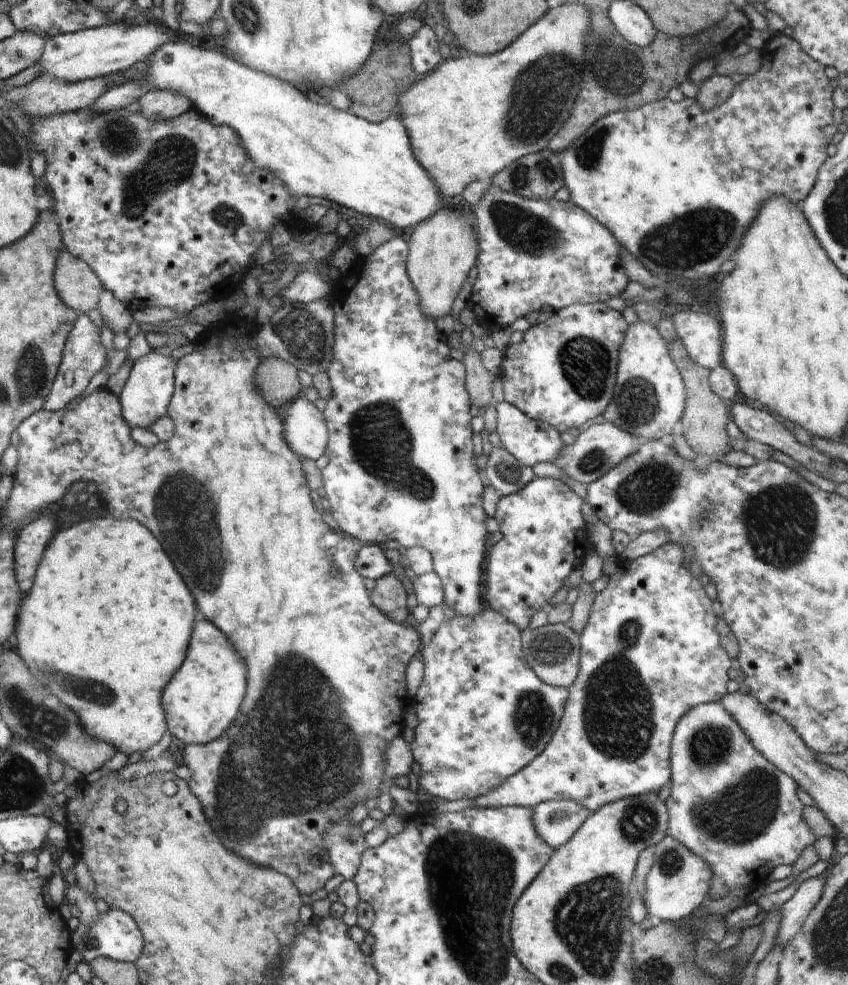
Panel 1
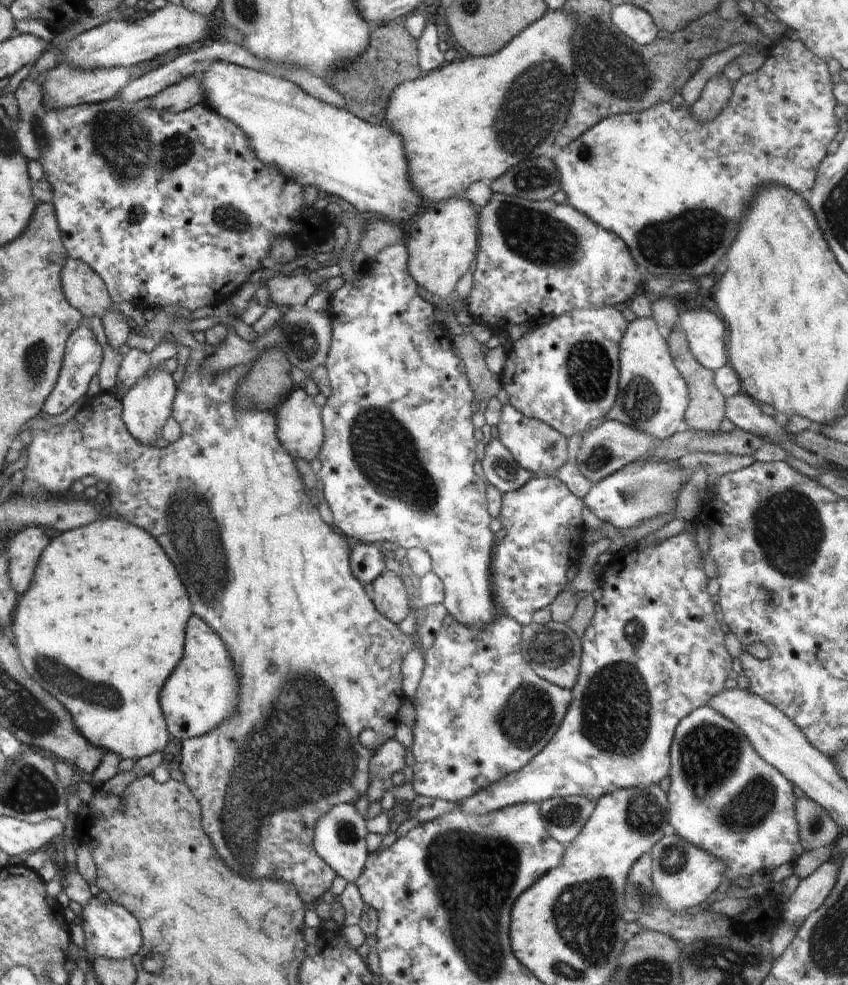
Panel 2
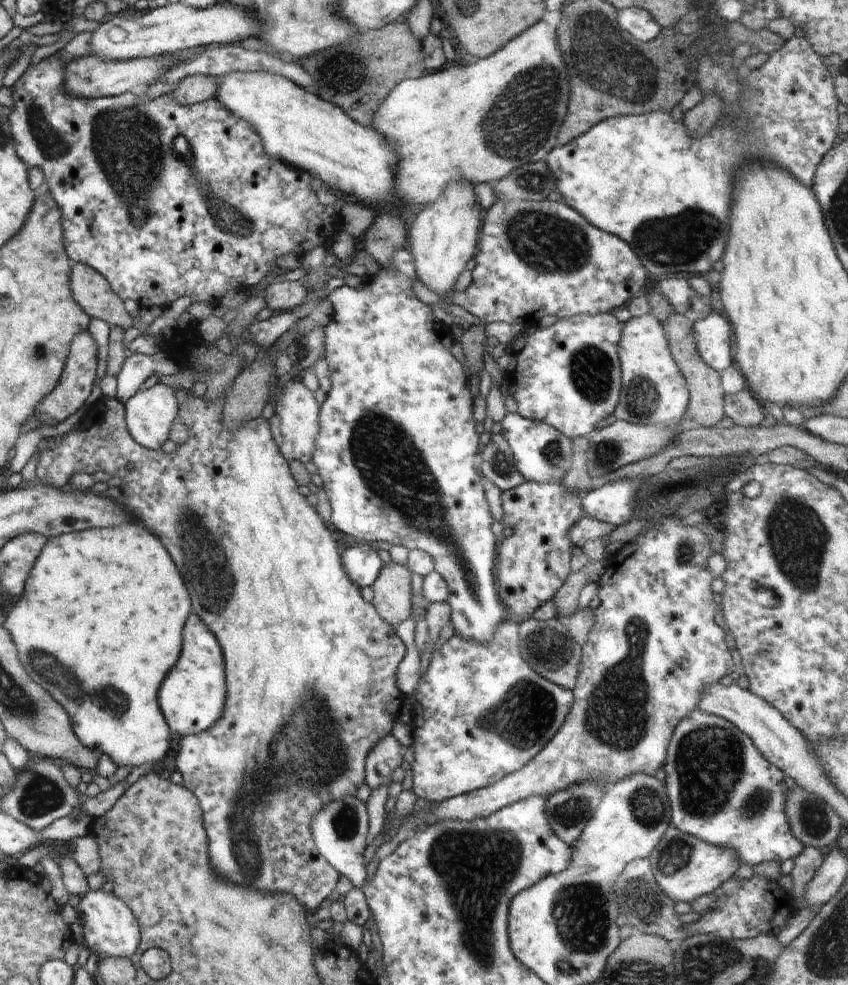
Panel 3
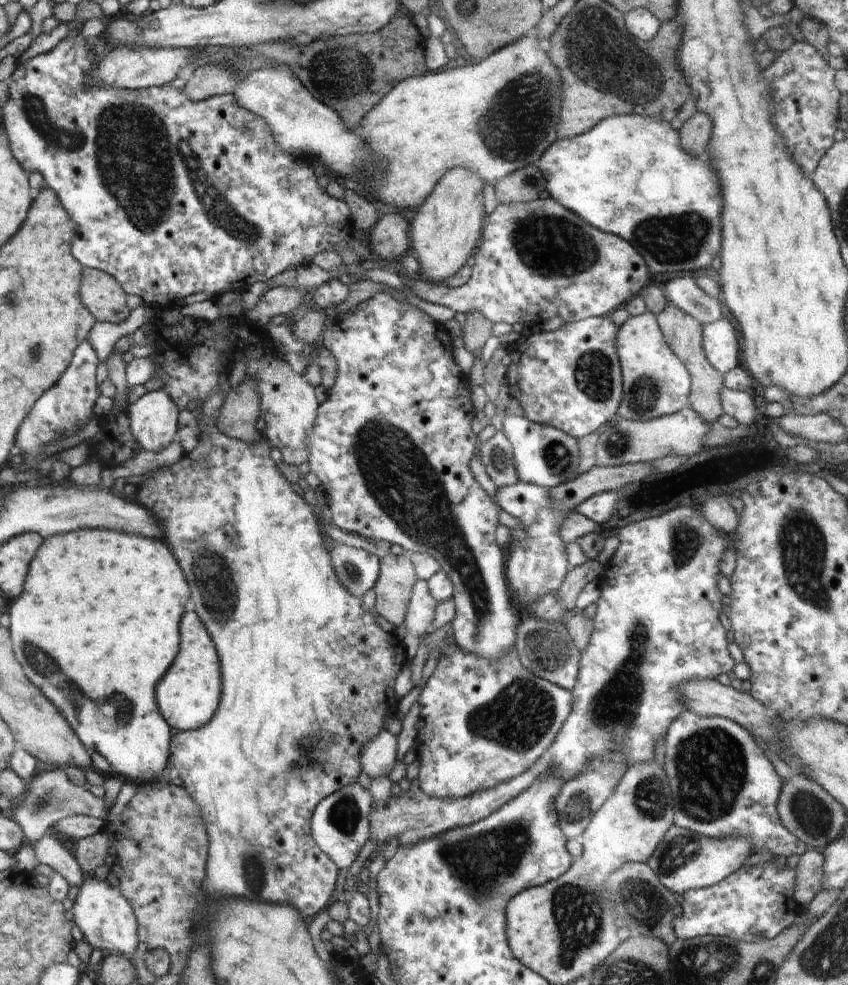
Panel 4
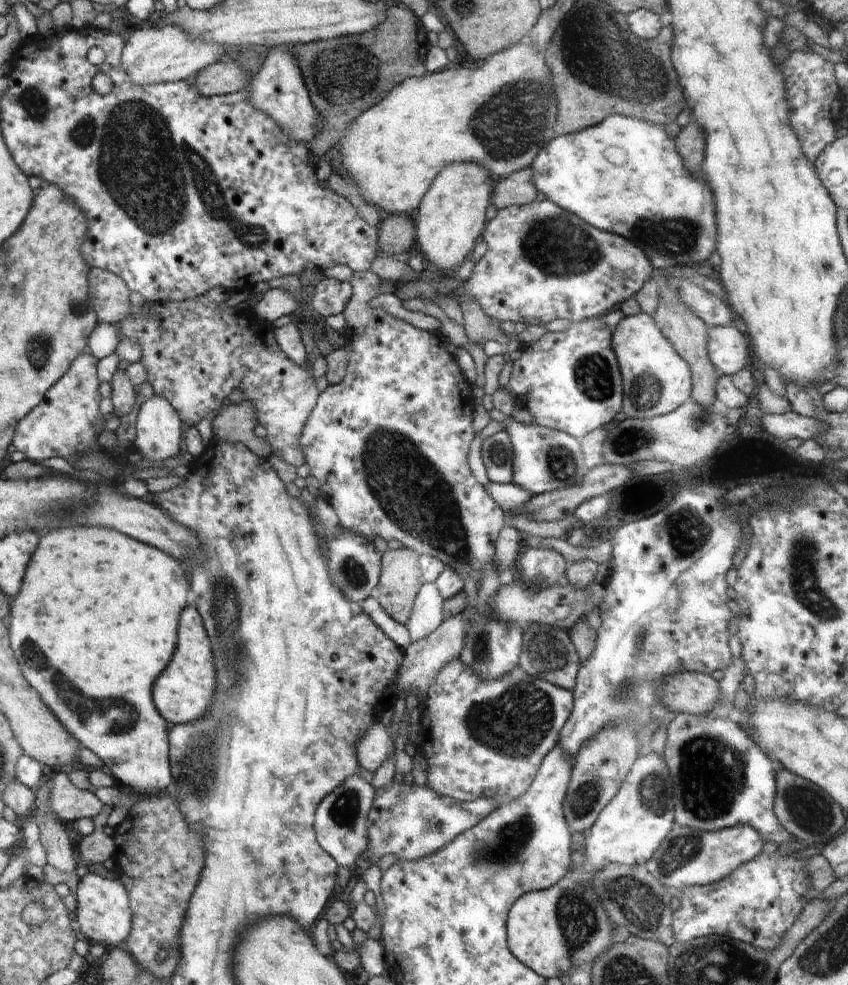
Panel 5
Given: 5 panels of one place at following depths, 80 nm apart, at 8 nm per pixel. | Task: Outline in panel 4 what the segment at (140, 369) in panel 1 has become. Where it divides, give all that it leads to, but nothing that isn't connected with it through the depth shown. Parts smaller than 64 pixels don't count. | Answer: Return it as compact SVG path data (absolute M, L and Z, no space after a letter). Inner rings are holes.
M164 389L149 392L127 410L130 431L142 450L161 452L177 438L180 408Z

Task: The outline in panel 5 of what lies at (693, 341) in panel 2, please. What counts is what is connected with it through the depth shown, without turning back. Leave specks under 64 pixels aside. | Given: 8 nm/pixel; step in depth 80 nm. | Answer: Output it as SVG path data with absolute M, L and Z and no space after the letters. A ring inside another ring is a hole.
M714 327L707 335L708 356L719 373L733 375L751 364L749 339L736 327Z

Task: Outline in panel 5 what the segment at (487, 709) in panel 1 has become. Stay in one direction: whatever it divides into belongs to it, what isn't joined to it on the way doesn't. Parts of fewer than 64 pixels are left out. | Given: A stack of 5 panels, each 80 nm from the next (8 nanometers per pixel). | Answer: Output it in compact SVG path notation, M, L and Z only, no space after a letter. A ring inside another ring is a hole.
M460 659L455 660L451 665L444 667L436 677L432 686L427 690L425 698L422 700L422 710L420 712L419 723L422 726L419 738L416 741L418 751L428 763L428 773L426 785L428 785L438 795L449 796L457 801L473 801L479 798L491 798L495 800L496 808L502 805L509 805L512 801L520 798L528 787L532 784L534 777L539 771L544 757L559 742L559 734L566 721L570 718L573 709L573 691L569 691L559 686L550 684L539 678L530 676L519 666L513 668L507 675L498 680L483 681L472 669L464 666Z

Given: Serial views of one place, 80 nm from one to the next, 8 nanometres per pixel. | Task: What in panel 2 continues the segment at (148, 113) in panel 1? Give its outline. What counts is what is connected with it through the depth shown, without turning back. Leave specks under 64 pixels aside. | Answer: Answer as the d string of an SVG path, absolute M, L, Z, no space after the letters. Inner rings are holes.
M188 77L155 94L150 107L179 113L205 100L205 90L198 77Z

